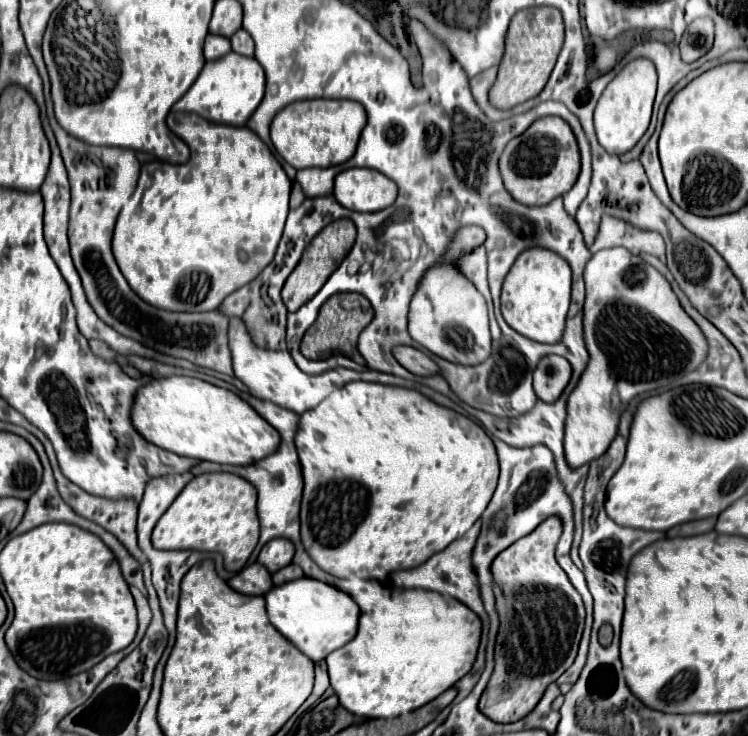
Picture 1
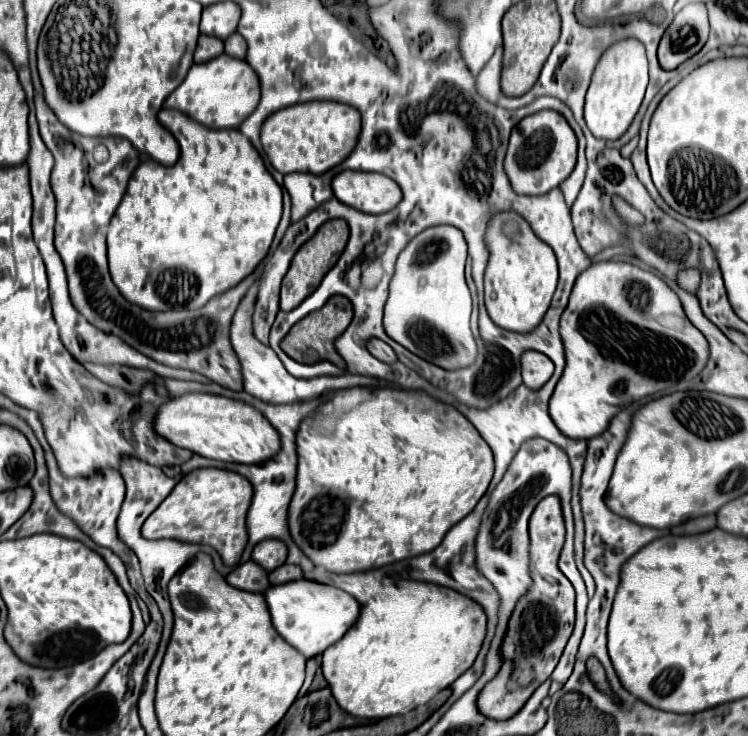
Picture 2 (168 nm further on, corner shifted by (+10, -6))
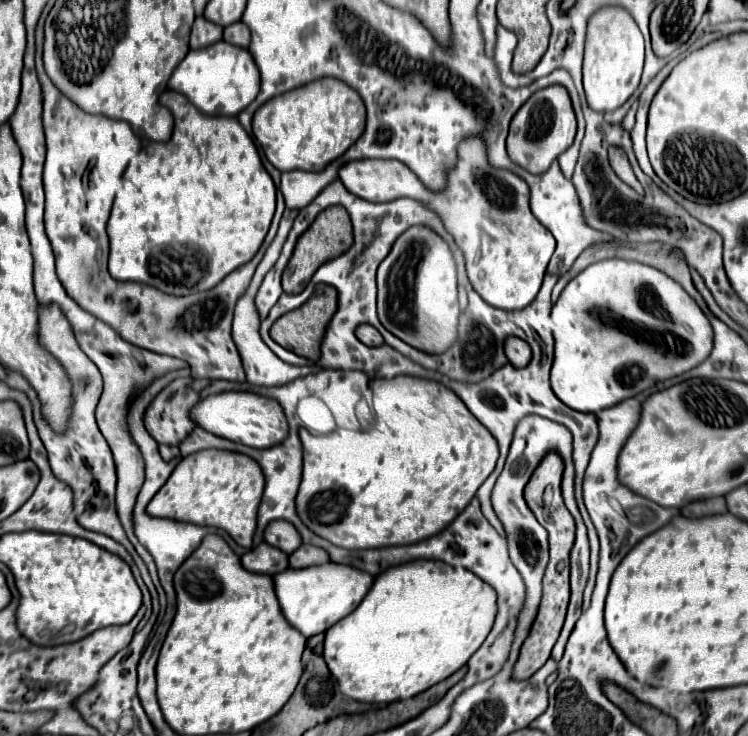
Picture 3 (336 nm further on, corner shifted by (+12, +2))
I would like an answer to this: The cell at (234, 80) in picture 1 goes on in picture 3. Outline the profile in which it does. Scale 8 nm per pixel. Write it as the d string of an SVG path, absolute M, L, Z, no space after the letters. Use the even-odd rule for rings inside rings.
M220 40L206 48L190 50L174 70L168 88L184 94L200 112L208 116L236 116L256 98L260 72L248 50Z

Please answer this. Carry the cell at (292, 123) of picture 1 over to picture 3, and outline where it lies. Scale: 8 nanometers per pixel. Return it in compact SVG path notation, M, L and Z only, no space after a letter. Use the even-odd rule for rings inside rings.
M324 78L268 100L256 110L252 132L270 164L280 172L320 172L362 136L364 122L366 108L360 96L344 82Z

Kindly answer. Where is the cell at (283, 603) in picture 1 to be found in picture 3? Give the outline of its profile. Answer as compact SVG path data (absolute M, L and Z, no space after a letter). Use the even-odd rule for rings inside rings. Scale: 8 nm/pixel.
M332 562L304 568L304 570L288 568L274 576L274 588L276 588L282 614L304 638L312 638L320 632L326 632L338 620L354 612L354 608L368 594L372 582L374 578L370 574L344 564L332 564Z

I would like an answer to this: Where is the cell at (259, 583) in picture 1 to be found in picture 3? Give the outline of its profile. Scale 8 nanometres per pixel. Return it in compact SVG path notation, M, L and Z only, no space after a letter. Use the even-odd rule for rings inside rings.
M260 544L252 550L248 550L242 558L240 558L242 566L248 572L256 572L256 574L266 574L266 576L274 576L282 570L288 568L288 556L284 552L280 552L274 546L268 544Z

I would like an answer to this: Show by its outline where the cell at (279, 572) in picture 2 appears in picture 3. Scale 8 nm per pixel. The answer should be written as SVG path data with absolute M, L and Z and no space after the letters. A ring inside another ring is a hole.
M300 546L288 556L288 568L308 568L314 564L326 564L328 554L316 546Z

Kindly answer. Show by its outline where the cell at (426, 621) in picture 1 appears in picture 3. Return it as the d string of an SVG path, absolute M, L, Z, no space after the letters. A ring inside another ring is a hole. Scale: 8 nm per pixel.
M416 560L382 572L362 604L326 632L324 660L340 684L340 692L368 704L408 700L446 680L482 646L496 616L496 592L468 570L438 560Z

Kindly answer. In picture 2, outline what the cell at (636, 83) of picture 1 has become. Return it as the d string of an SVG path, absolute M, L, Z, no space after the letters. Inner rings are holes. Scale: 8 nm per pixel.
M624 38L608 46L596 64L586 94L584 118L590 132L596 138L604 138L604 140L620 138L626 132L626 128L632 124L642 104L646 86L648 86L648 60L646 60L644 44L636 38Z

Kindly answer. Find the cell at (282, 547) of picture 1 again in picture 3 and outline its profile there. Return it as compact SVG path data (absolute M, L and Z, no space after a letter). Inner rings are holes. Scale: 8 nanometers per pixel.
M276 520L264 530L264 542L280 548L284 554L292 554L300 546L300 534L286 520Z

